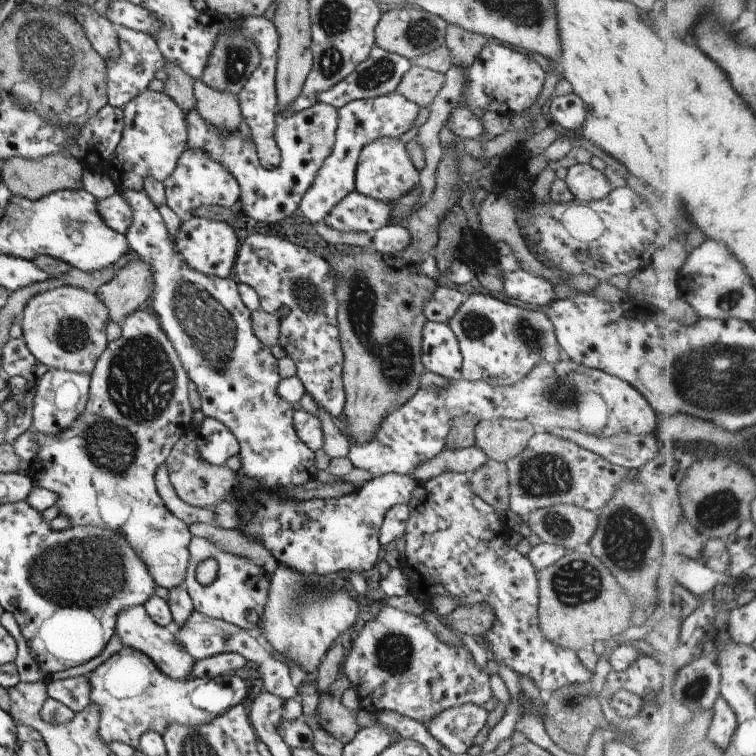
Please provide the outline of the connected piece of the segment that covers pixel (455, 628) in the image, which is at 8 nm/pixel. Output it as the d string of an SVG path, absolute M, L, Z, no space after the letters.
M488 605L456 607L450 614L442 616L446 626L453 632L481 636L491 629L495 614Z

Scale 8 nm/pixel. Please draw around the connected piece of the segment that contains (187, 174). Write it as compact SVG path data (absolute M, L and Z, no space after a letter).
M188 149L180 155L174 172L163 182L165 188L165 203L172 208L183 222L193 216L193 210L199 206L223 206L230 209L239 199L238 181L219 163L214 162L203 150Z

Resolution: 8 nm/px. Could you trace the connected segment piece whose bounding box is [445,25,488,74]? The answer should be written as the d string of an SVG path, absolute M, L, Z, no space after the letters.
M448 25L445 30L445 44L454 61L462 63L467 74L469 66L488 44L488 39L481 34L461 29L459 26Z

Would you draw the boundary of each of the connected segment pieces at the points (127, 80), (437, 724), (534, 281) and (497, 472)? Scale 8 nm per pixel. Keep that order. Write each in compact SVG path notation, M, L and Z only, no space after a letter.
M116 26L119 36L121 55L117 59L104 59L107 62L107 95L110 105L123 107L134 97L142 94L154 78L156 70L165 65L163 54L152 35L124 26Z
M466 703L439 712L424 726L444 748L464 754L474 745L474 738L486 724L488 713L481 706Z
M522 269L515 272L501 272L504 274L506 294L516 300L522 300L532 306L544 306L556 298L554 286L550 281Z
M488 459L469 479L473 491L492 508L509 510L509 474L504 463Z

